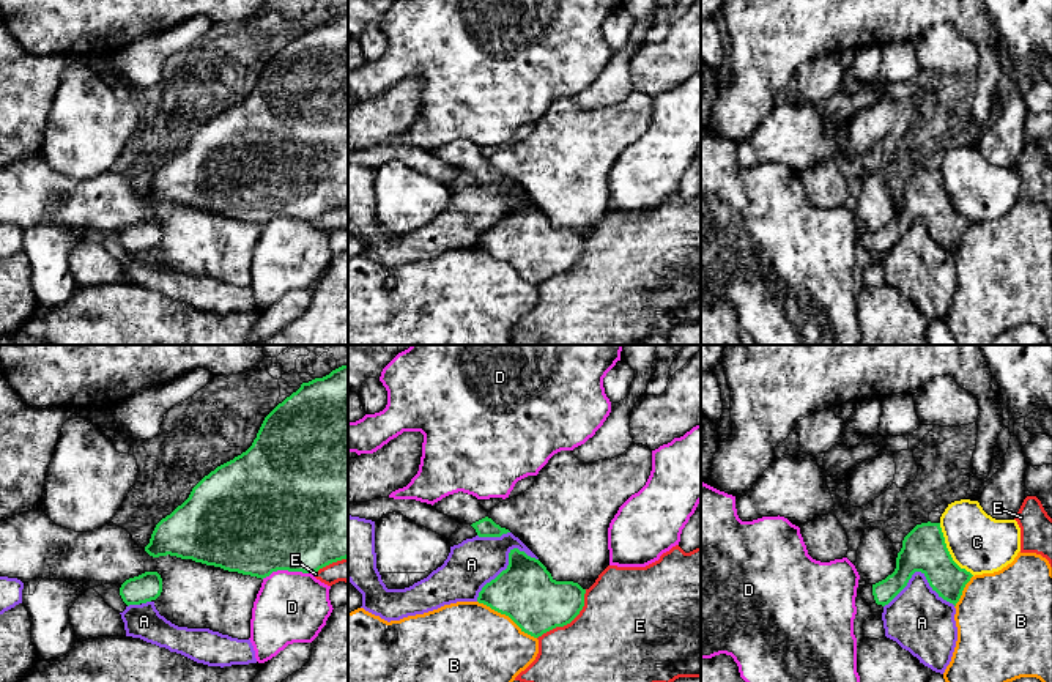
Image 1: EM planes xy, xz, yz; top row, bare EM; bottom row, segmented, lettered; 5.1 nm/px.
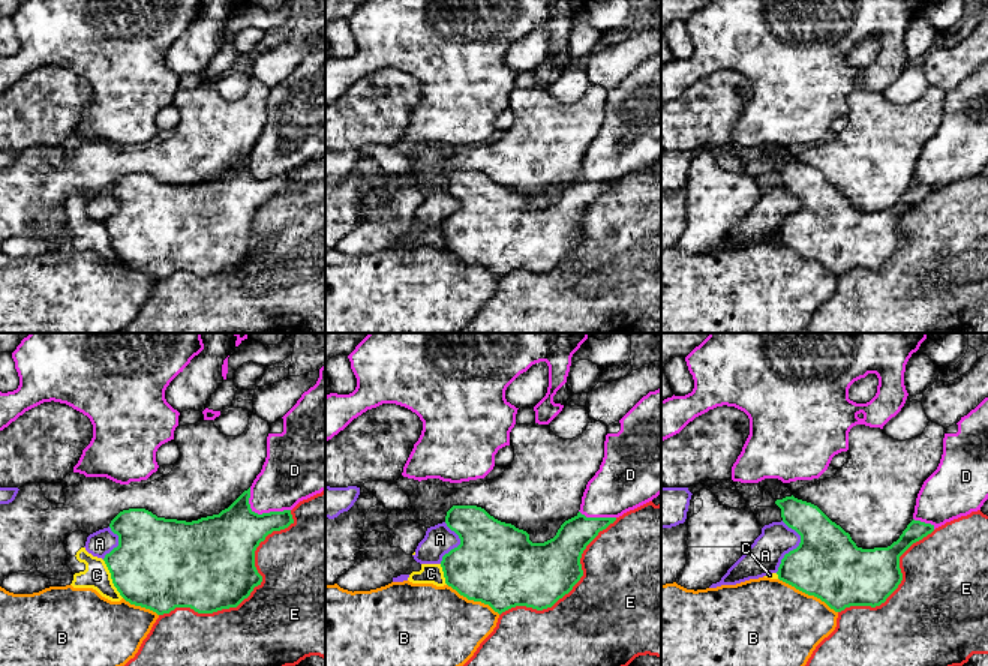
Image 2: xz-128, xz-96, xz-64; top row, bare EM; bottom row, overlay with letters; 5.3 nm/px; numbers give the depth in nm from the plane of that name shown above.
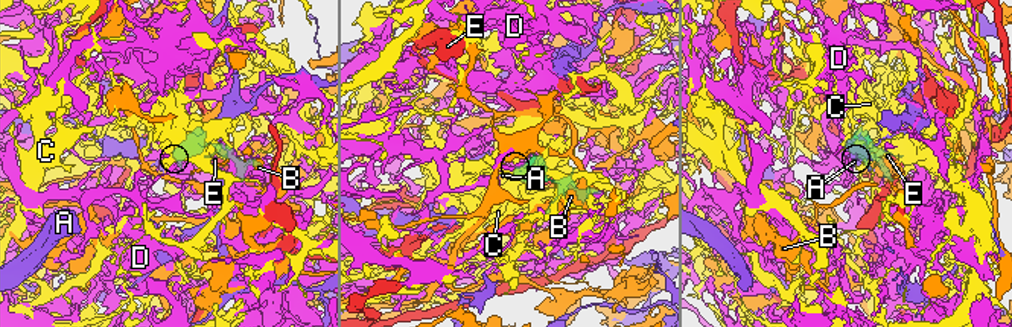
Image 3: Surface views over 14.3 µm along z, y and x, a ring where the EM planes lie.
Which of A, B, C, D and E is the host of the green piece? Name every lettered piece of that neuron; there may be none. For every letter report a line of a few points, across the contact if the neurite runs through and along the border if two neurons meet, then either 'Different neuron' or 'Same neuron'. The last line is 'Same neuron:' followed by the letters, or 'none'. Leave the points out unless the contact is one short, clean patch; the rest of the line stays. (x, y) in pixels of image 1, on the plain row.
A: Different neuron
B: Different neuron
C: Different neuron
D: Different neuron
E: Different neuron
Same neuron: none

